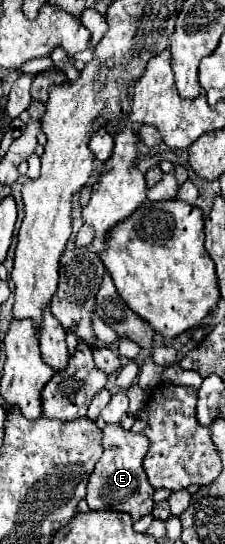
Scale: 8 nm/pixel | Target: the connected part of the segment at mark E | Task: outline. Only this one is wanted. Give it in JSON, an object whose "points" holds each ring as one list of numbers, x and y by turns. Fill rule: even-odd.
{"points":[[105,425,103,429,103,455,93,469,87,485,87,505,91,511,121,511,129,513,133,521,151,513,153,509,153,487,147,481,147,475,141,467,141,461,147,453,149,439,143,433,131,433,119,425]]}

